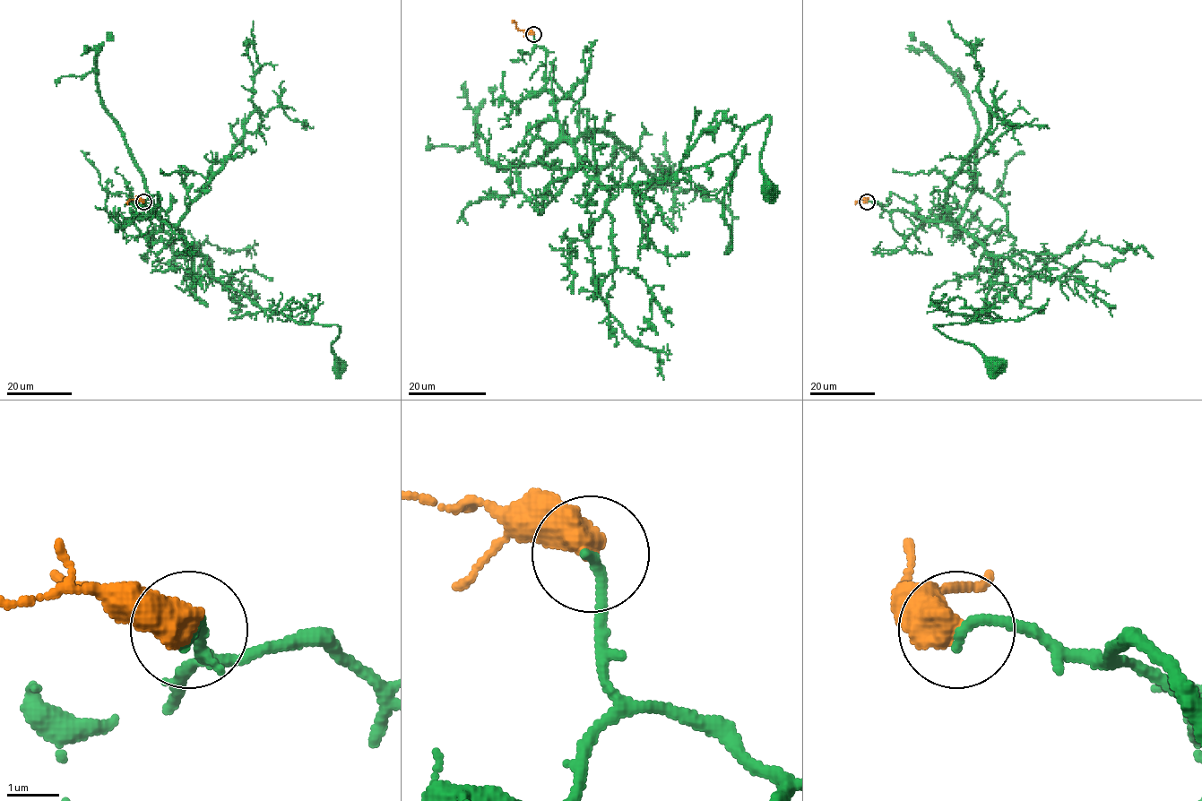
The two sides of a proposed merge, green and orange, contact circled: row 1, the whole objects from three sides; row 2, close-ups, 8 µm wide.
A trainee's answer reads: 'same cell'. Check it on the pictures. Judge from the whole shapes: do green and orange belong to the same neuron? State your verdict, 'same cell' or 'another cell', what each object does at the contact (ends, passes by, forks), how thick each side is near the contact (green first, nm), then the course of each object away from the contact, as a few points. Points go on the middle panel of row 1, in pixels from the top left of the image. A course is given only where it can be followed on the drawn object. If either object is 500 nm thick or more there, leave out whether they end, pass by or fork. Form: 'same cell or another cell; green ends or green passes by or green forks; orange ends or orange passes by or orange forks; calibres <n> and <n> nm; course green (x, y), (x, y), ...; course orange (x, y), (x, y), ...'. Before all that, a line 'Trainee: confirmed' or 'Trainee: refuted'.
Trainee: confirmed
same cell; calibres 200 and 600 nm; course green (533, 35), (548, 52), (545, 87), (564, 139), (606, 188), (702, 166), (767, 116), (765, 190); course orange (533, 35), (521, 30), (514, 20)

